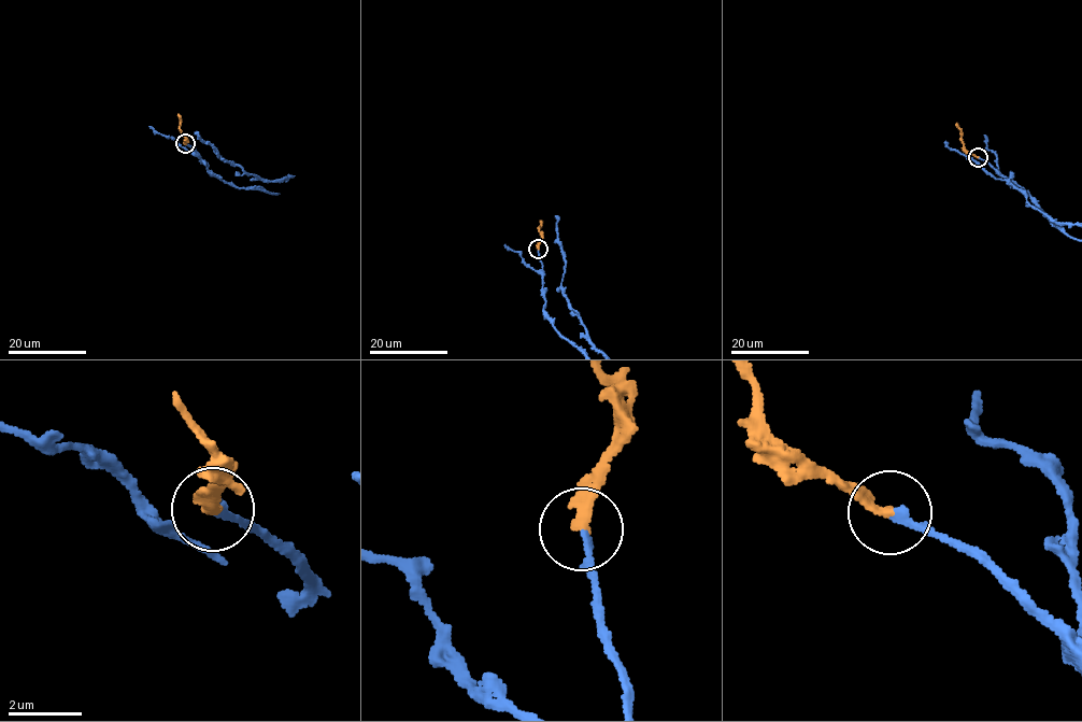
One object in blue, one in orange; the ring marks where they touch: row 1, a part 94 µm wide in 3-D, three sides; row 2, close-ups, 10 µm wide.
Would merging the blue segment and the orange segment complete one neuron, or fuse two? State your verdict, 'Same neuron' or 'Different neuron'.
Same neuron

